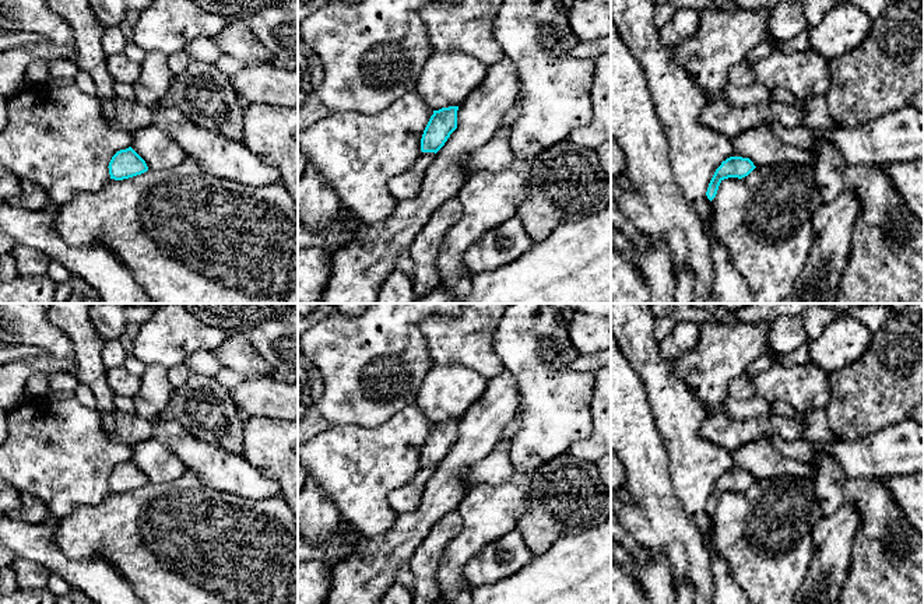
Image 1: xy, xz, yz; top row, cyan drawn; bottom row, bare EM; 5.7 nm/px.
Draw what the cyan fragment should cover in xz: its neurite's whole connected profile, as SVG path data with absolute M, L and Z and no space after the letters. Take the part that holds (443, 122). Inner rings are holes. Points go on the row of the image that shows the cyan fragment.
M459 106L433 110L421 138L422 154L408 169L393 176L387 183L389 192L398 201L411 200L419 193L425 172L435 159L435 154L457 129L457 110Z

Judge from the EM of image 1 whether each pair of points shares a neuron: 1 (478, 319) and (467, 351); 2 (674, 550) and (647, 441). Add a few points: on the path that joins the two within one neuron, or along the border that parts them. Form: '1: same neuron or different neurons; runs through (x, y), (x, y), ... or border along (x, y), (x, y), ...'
1: same neuron; runs through (474, 327), (467, 343)
2: different neurons; border along (678, 541), (674, 541), (666, 550), (673, 578)

